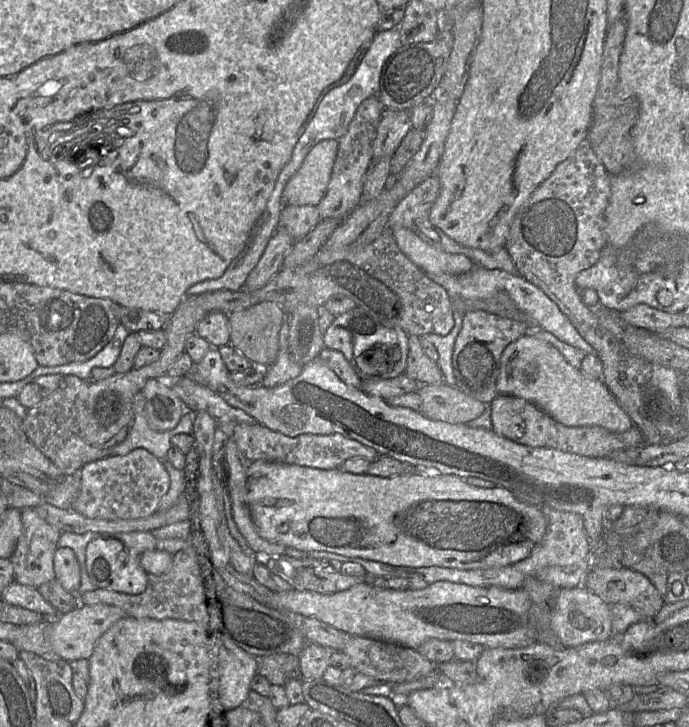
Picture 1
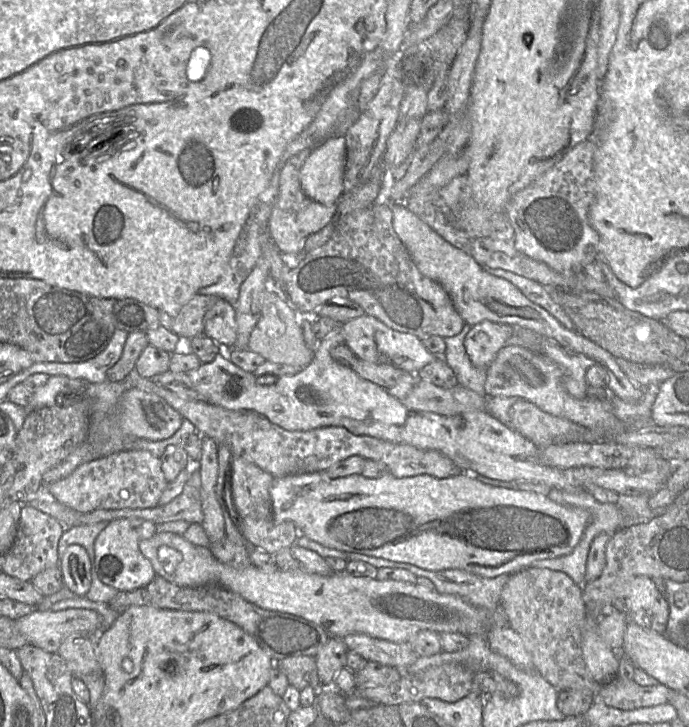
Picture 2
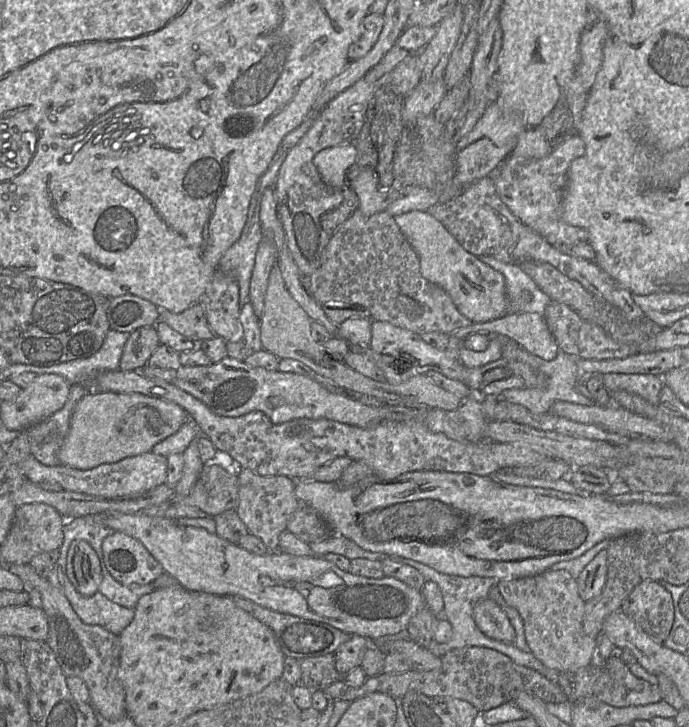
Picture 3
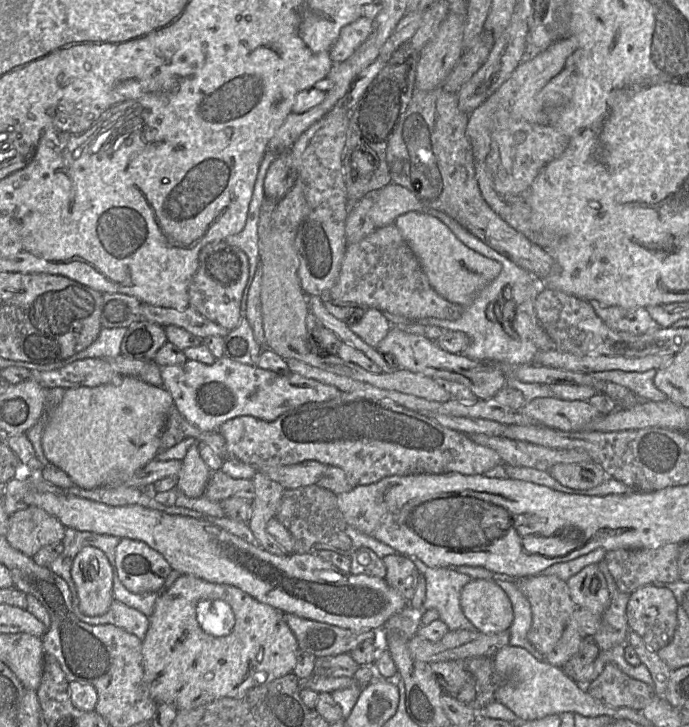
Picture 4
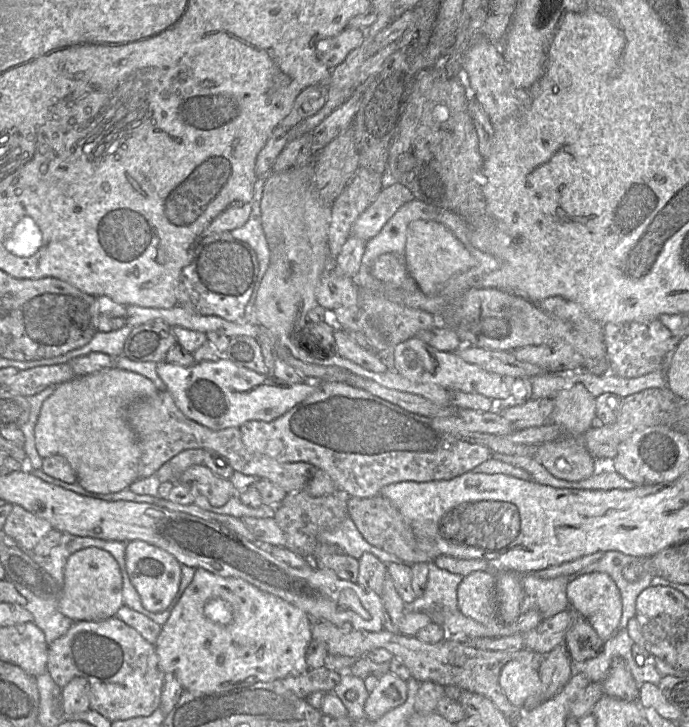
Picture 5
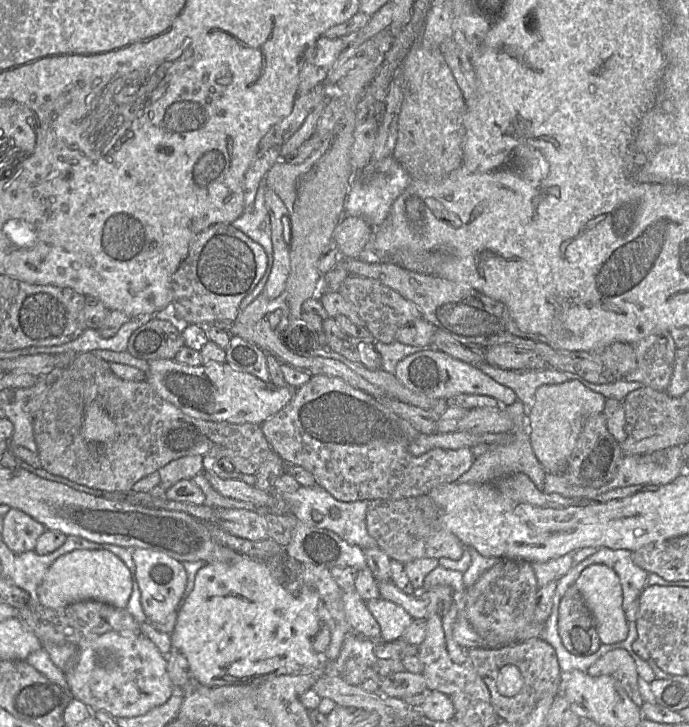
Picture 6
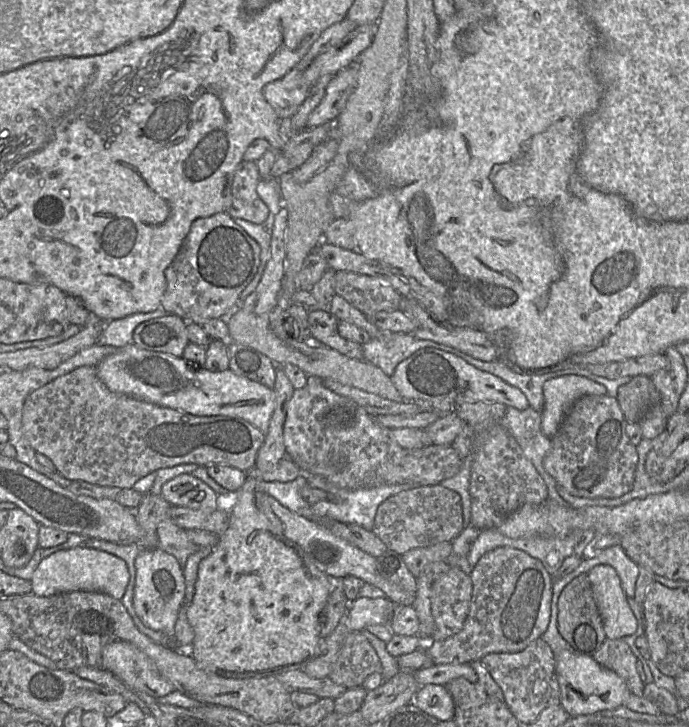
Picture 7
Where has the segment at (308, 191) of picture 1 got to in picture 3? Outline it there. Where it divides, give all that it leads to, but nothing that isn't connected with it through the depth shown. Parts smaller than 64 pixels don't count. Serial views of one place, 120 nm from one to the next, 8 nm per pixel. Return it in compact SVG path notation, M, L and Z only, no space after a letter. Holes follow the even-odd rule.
M354 144L334 146L318 152L313 158L325 184L341 188L349 168L355 163L356 148Z

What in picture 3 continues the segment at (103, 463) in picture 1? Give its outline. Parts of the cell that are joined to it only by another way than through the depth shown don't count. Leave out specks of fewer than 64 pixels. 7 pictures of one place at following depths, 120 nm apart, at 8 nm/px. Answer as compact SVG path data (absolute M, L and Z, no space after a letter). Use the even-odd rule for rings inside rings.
M150 452L127 457L115 463L102 464L89 470L78 470L68 466L45 466L33 455L23 463L23 471L28 480L35 484L44 481L55 482L63 490L92 495L104 499L127 498L140 495L165 483L167 476L167 457Z

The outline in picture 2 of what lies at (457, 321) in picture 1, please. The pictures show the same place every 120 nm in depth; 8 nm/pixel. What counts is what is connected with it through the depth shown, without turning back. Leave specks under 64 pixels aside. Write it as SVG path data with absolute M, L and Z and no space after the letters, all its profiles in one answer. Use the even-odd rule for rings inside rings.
M465 324L457 335L444 338L446 349L443 354L443 360L453 370L459 386L488 397L484 390L487 369L475 367L471 363L464 347L465 337L471 327L469 324Z

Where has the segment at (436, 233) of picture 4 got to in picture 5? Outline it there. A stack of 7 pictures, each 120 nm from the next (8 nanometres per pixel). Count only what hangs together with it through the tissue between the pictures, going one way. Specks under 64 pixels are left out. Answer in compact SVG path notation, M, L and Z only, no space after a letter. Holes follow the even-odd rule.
M415 220L409 224L404 259L409 274L427 296L436 295L449 279L477 264L475 257L451 230L432 220Z

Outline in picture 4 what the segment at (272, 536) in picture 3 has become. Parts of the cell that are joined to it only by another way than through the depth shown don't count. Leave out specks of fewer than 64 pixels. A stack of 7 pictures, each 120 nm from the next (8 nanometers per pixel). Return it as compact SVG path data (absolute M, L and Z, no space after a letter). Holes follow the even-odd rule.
M258 470L251 481L254 485L255 496L250 501L250 515L247 524L261 548L278 556L285 555L287 552L266 530L267 522L275 518L285 488Z

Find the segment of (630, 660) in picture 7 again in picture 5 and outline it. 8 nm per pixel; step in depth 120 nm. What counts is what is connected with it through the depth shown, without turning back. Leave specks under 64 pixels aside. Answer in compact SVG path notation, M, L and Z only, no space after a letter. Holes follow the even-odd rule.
M623 659L614 660L602 686L604 695L638 703L640 685L634 680Z

